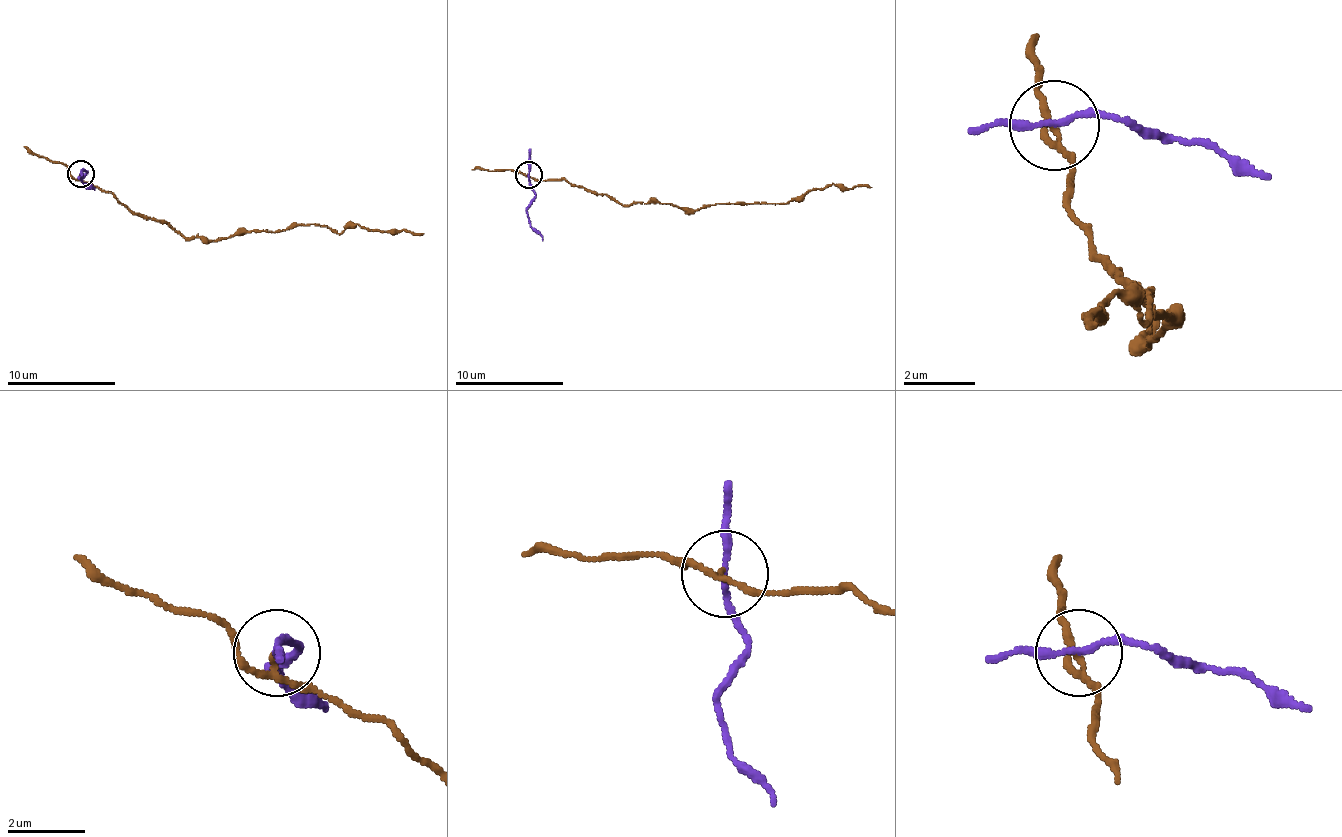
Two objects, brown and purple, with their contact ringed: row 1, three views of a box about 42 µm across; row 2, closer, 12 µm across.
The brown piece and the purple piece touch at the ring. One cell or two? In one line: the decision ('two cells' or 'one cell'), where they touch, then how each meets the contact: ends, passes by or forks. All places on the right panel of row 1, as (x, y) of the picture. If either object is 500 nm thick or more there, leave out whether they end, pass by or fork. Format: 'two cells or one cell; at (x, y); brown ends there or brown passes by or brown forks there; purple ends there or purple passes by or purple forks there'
two cells; at (1054, 125); brown passes by; purple passes by

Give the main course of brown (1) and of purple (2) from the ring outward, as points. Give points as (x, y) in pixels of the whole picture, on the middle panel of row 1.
1: (527, 175), (565, 178), (625, 205), (668, 203), (698, 211), (717, 203), (774, 203), (826, 186), (872, 186)
2: (529, 175), (535, 200), (527, 216), (543, 241)

